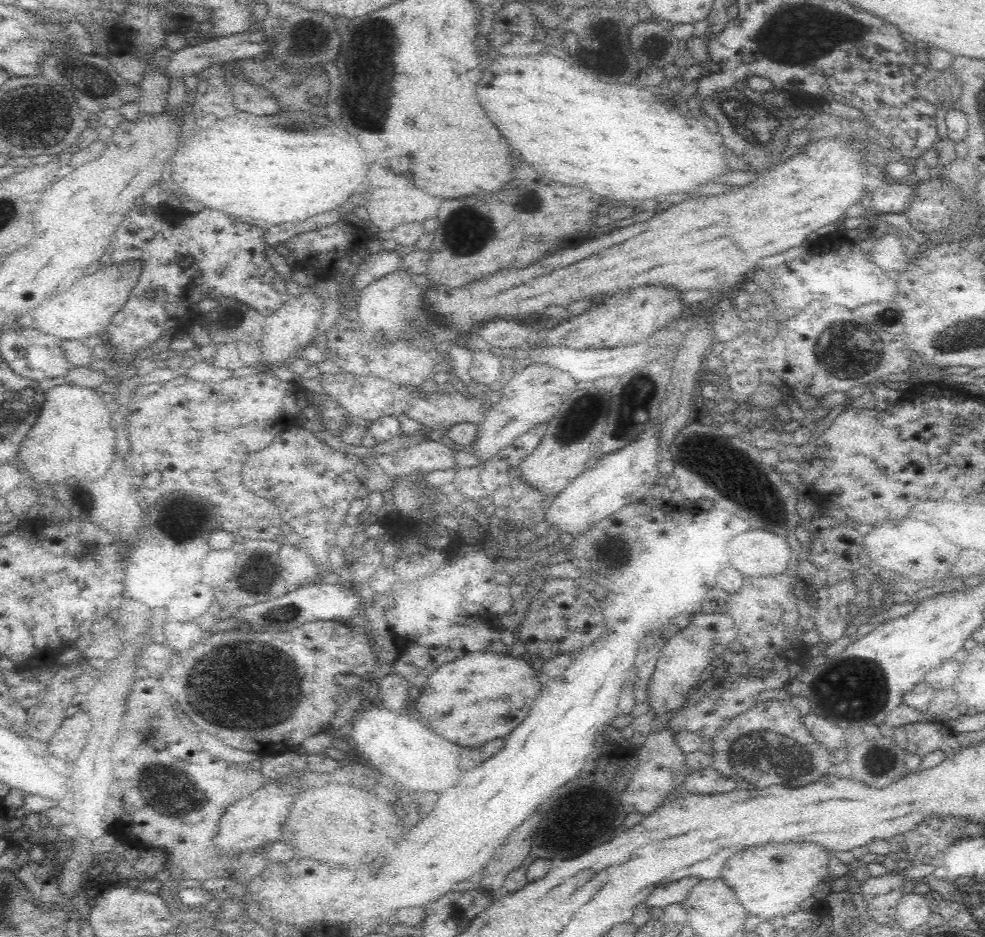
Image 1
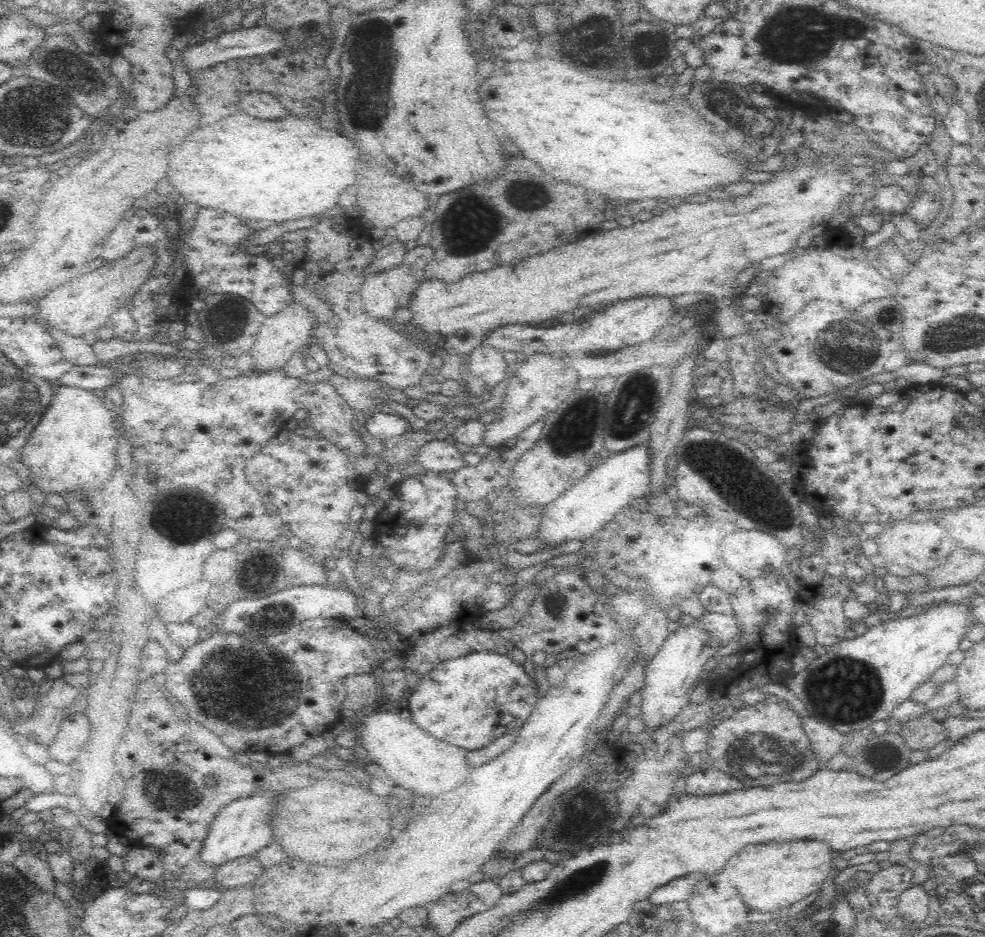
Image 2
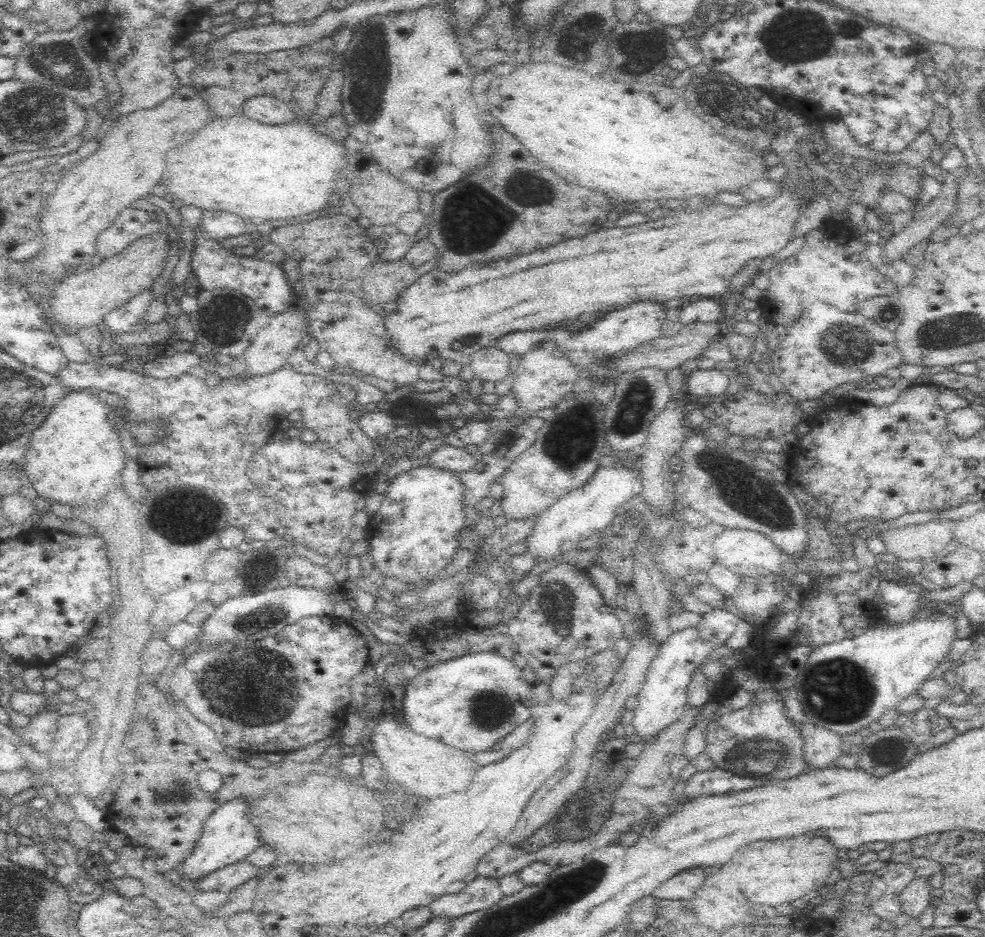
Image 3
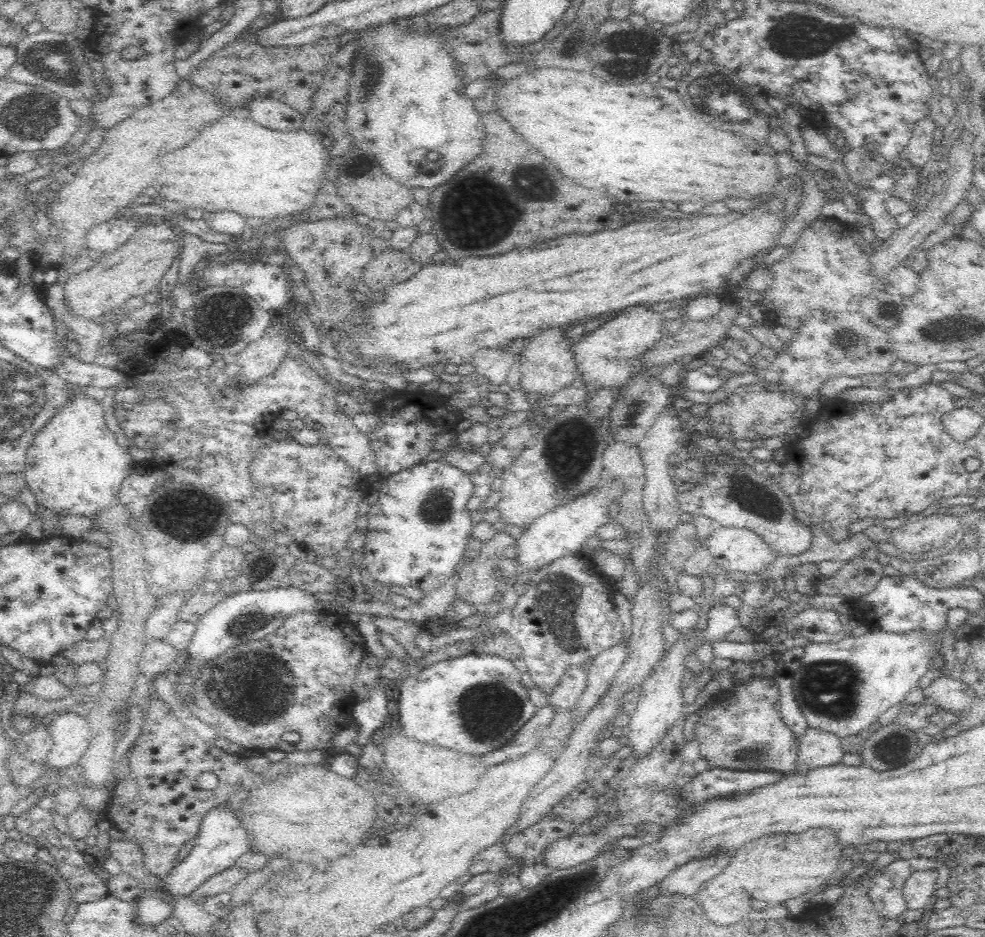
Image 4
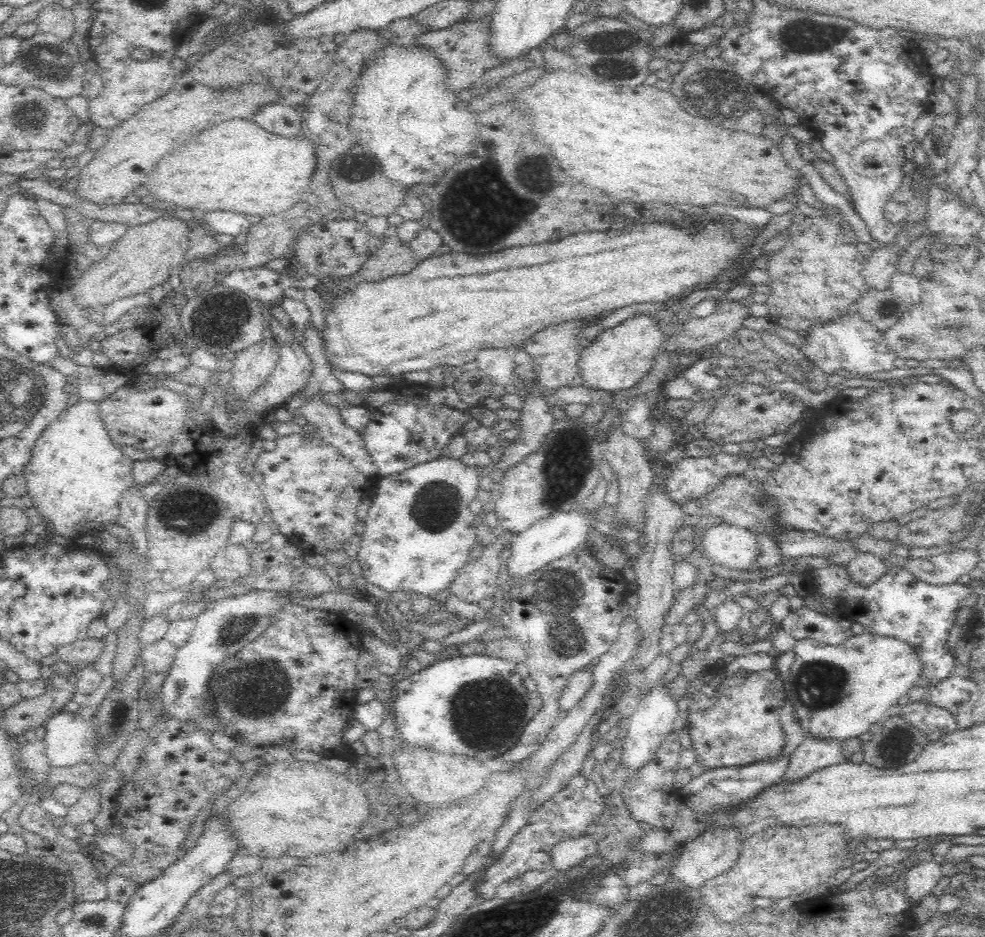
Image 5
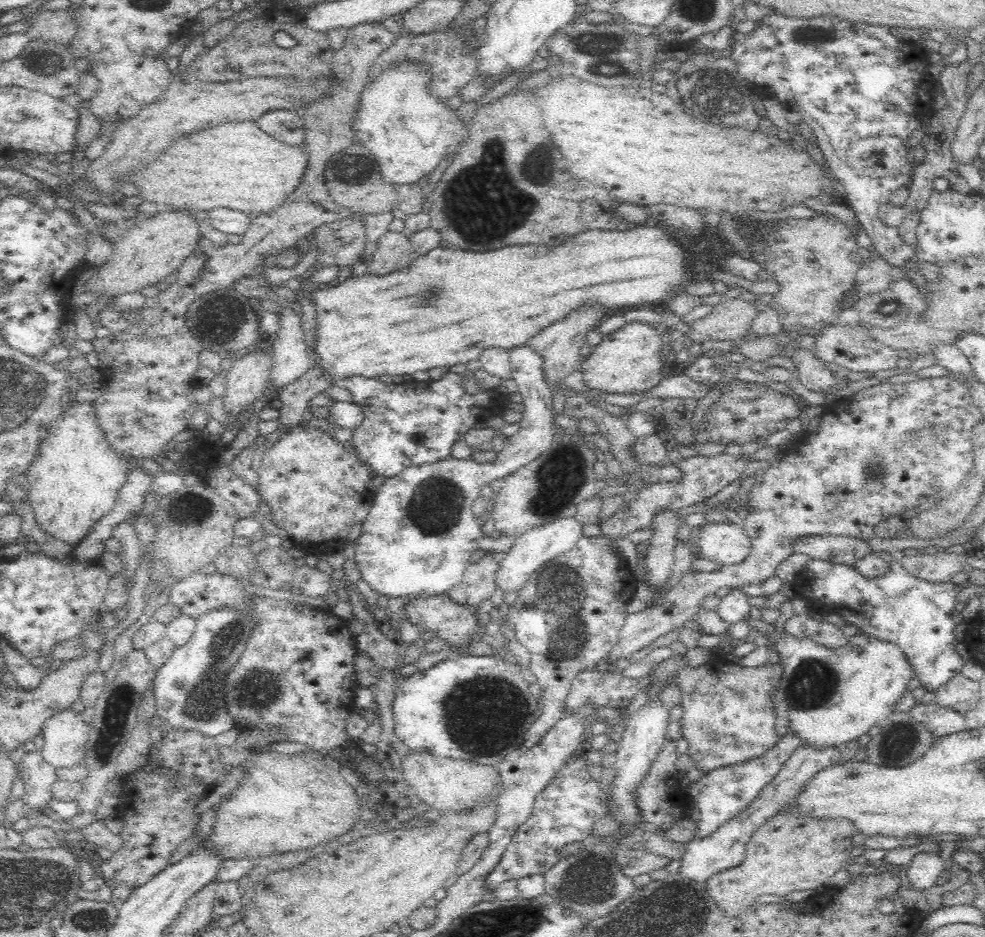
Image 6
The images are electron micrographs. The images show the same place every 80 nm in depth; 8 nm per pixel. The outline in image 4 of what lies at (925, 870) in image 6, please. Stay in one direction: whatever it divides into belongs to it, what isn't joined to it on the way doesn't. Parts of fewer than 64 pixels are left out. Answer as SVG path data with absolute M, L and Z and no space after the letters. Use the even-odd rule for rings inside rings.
M936 869L927 871L914 870L902 889L902 897L904 897L908 910L920 910L926 904L934 901L932 892L939 886L934 884L934 882L938 882L936 875Z

